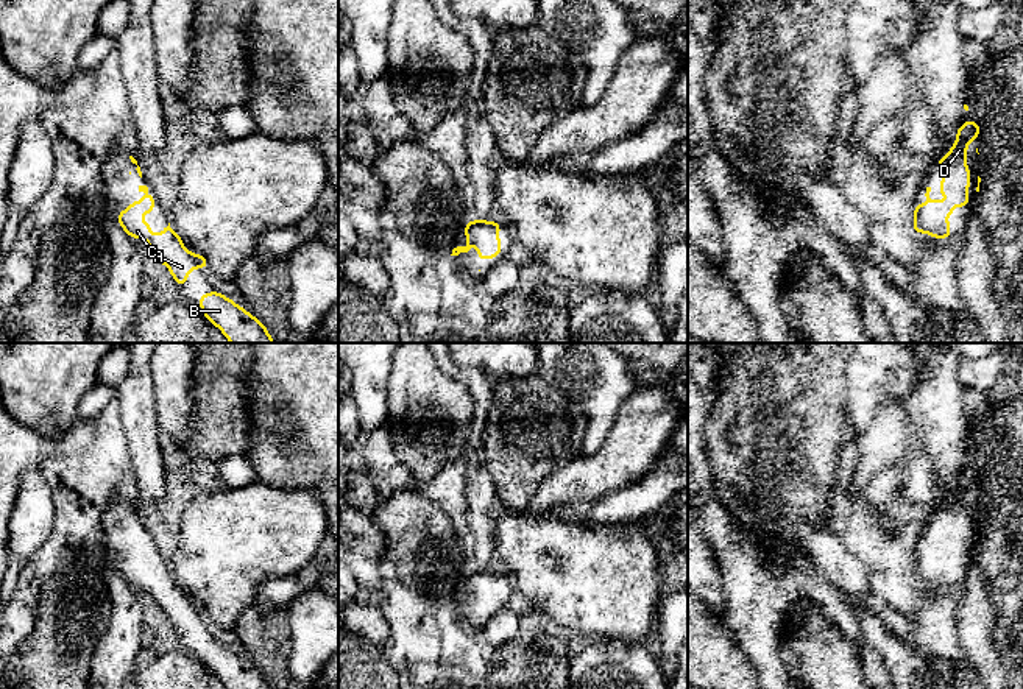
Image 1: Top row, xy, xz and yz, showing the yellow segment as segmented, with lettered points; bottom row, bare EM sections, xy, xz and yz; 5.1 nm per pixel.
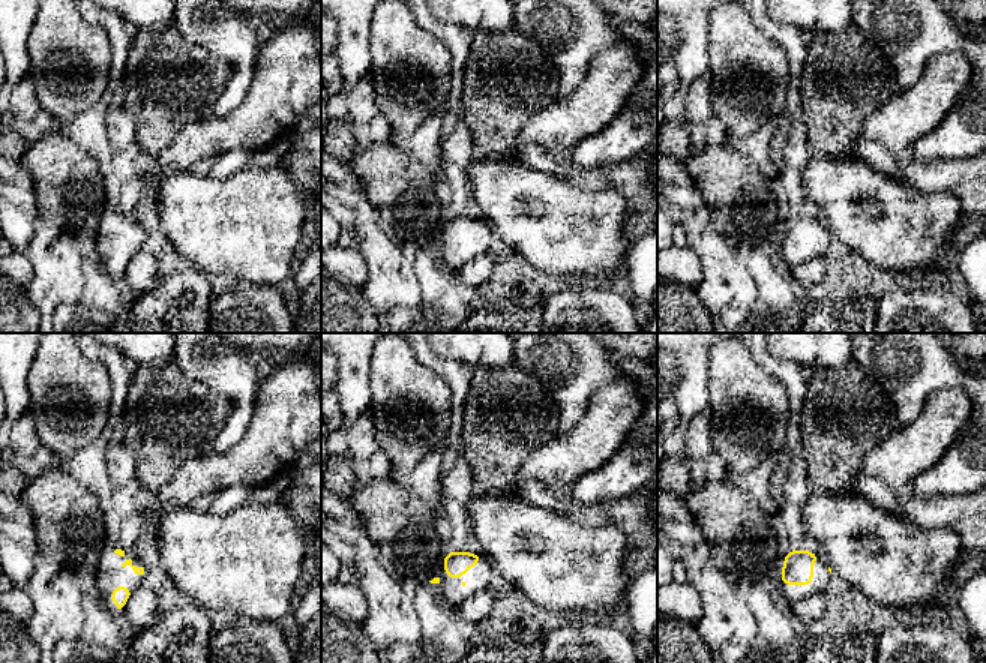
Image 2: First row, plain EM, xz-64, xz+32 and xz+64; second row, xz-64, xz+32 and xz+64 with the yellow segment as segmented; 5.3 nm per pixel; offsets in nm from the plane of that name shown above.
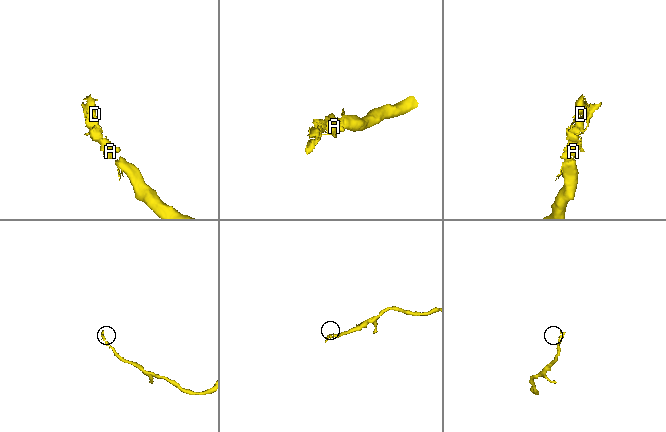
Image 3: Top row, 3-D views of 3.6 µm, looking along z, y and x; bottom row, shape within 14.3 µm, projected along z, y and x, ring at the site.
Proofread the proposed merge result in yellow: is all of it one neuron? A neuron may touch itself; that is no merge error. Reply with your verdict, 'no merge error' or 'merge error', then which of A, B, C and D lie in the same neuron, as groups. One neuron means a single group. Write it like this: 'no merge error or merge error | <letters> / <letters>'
no merge error | A B C D

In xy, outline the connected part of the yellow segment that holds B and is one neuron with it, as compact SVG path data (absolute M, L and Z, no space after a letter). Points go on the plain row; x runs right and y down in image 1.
M220 641L201 644L198 653L228 689L273 689L260 669Z

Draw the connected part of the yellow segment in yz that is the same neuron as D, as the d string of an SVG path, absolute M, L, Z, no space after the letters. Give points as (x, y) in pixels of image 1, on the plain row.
M965 469L956 480L956 493L948 499L947 504L939 505L934 513L940 516L942 533L939 536L940 544L950 546L954 552L933 550L929 547L931 536L926 536L926 555L915 552L912 561L914 572L912 580L915 583L928 581L933 588L951 588L950 564L958 563L953 555L968 556L968 530L972 521L962 510L967 508L968 502L965 496L978 488L981 479L979 471Z

